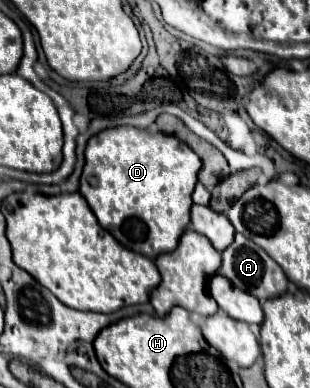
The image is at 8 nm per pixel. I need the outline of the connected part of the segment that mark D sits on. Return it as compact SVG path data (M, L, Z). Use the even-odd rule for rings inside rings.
M112 127L88 141L80 193L98 223L124 247L156 259L176 249L180 235L190 223L192 191L200 167L200 157L174 135L148 133L136 127ZM88 177L96 177L98 185L92 187Z

